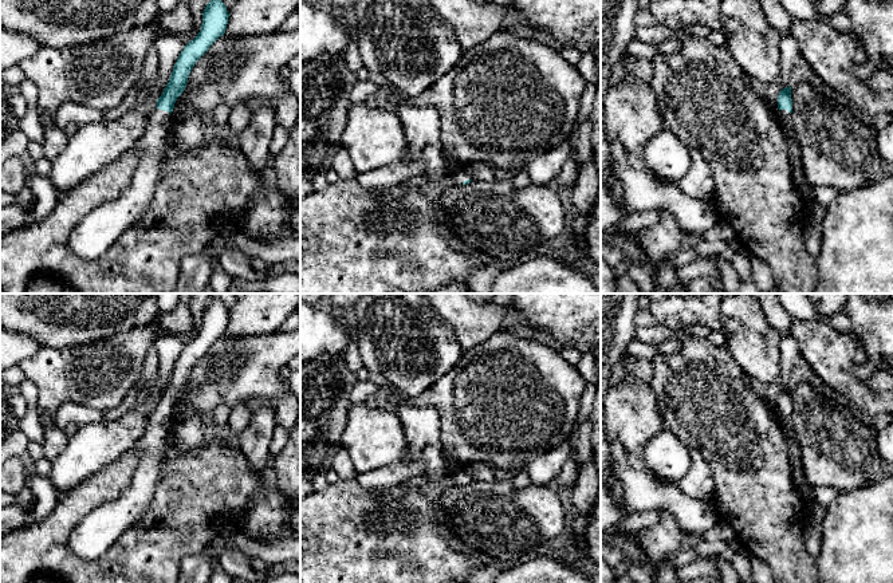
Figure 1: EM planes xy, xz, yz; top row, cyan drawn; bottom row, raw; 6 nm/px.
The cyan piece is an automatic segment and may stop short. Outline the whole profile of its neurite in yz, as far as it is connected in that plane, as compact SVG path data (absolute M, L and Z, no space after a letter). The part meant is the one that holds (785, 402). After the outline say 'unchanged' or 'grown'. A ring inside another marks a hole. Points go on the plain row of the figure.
M790 386L780 390L778 395L778 409L779 409L779 419L782 424L782 432L787 442L790 468L791 468L791 480L795 489L809 503L810 489L807 487L806 473L802 466L800 444L791 425L792 399L791 399Z; grown

